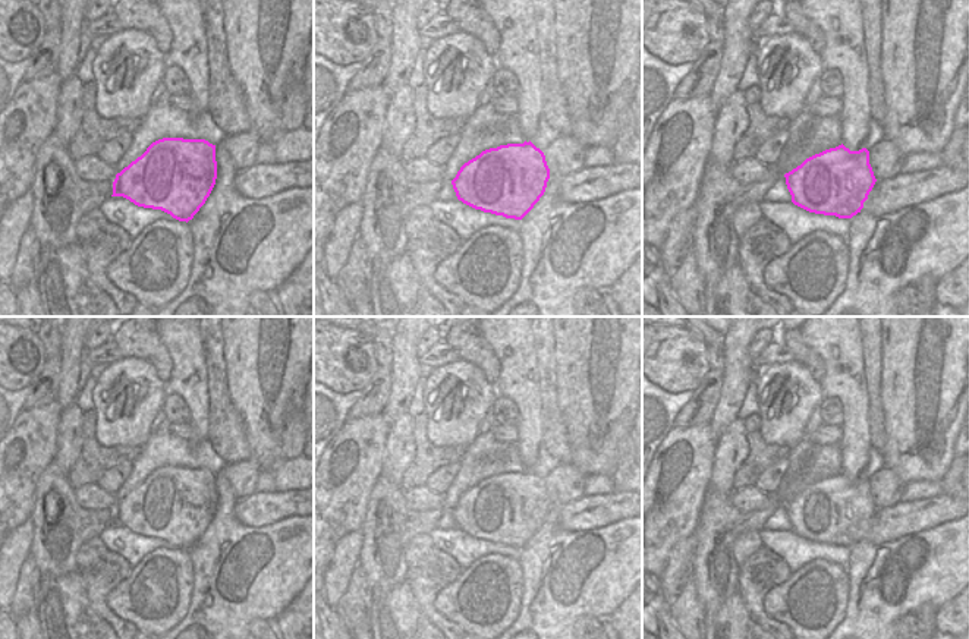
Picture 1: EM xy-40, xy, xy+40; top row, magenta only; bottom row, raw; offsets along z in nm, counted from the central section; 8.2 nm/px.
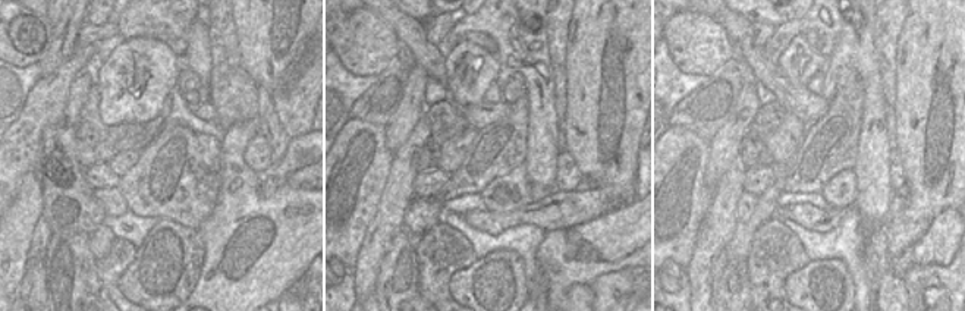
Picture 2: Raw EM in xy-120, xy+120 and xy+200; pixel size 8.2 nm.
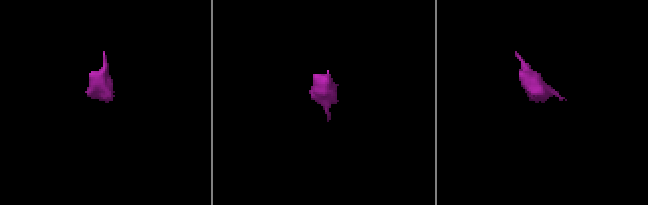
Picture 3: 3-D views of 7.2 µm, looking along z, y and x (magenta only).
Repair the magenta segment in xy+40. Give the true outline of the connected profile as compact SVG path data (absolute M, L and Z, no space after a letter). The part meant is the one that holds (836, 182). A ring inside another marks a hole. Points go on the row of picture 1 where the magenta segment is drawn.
M843 144L806 158L784 177L795 205L839 218L861 213L877 182L869 151L850 151Z

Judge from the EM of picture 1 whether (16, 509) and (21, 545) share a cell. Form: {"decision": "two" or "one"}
{"decision": "two"}

